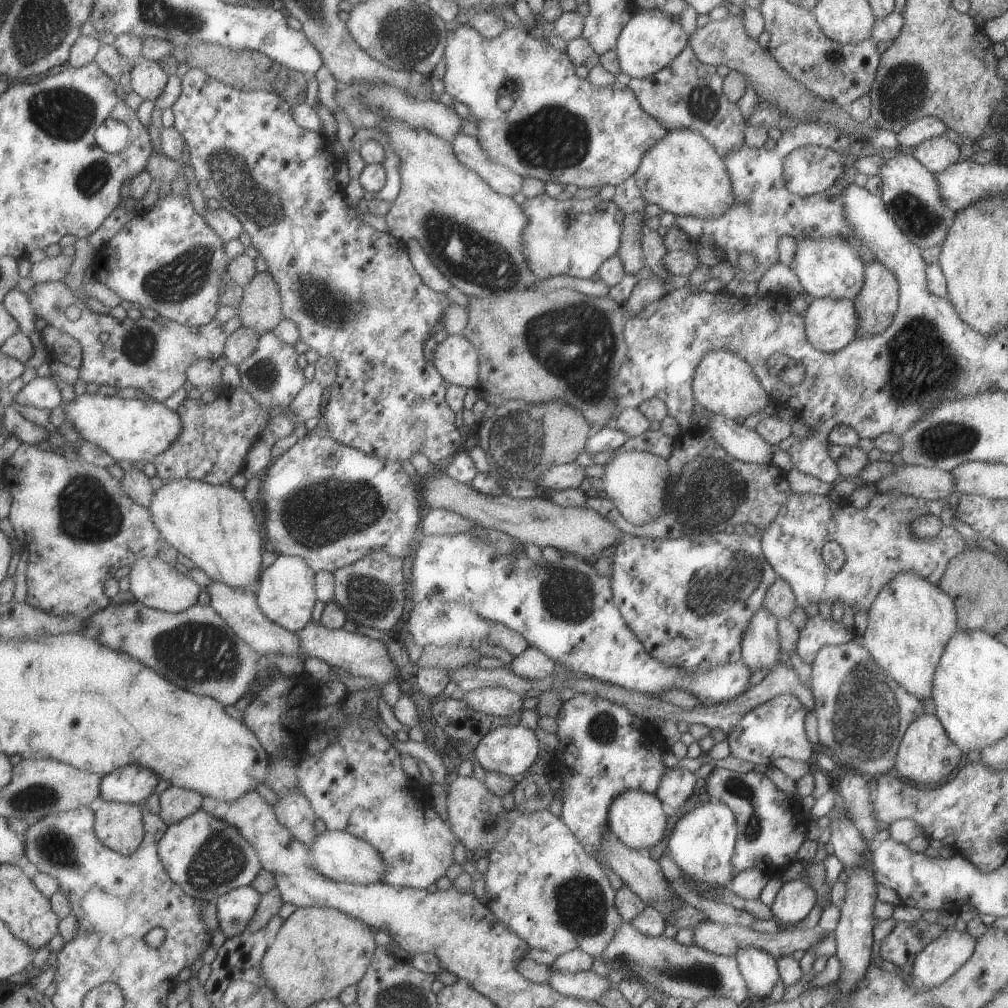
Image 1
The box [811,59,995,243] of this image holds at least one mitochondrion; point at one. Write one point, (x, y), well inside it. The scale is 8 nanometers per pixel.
(900, 83)

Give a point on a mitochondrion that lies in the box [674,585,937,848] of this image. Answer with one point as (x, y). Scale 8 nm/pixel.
(864, 718)

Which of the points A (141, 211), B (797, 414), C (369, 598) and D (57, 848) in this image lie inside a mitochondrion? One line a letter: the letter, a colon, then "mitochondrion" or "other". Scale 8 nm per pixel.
A: other
B: other
C: mitochondrion
D: mitochondrion

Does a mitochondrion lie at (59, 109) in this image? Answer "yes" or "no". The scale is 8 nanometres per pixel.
yes

